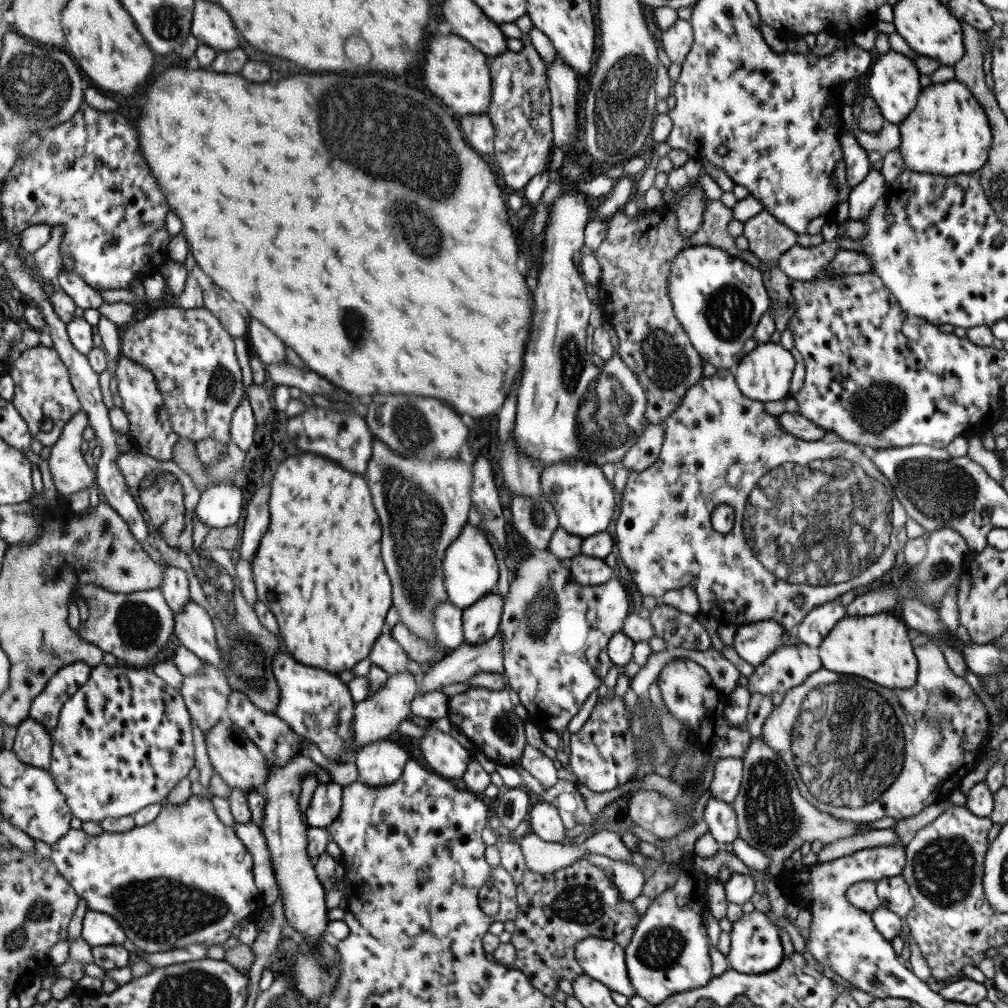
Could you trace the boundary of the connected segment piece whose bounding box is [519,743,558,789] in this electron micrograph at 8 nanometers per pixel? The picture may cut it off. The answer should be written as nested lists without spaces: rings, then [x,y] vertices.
[[[528,743],[522,750],[519,763],[521,768],[527,770],[544,789],[551,788],[558,781],[557,769],[551,758],[543,755],[541,751],[531,747]]]

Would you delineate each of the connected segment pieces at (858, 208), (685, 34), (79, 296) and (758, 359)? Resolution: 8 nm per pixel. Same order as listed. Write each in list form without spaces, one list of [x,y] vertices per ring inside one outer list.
[[[877,167],[865,175],[865,179],[853,187],[847,196],[849,220],[862,221],[868,215],[870,206],[883,196],[888,188]]]
[[[678,18],[657,37],[669,62],[680,66],[692,44],[692,28],[688,20]]]
[[[60,269],[58,275],[53,279],[55,288],[63,291],[79,308],[97,308],[103,303],[103,299],[96,290],[87,286],[79,275],[69,274],[64,269]]]
[[[773,340],[764,343],[756,343],[754,348],[743,355],[732,368],[734,381],[739,392],[759,402],[779,401],[789,396],[789,380],[794,369],[794,358],[788,350],[781,347]]]

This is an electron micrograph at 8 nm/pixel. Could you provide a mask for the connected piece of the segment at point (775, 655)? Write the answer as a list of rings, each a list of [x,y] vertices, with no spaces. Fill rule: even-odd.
[[[805,646],[779,647],[749,674],[745,688],[750,694],[784,694],[819,668],[822,668],[821,662],[805,652]]]

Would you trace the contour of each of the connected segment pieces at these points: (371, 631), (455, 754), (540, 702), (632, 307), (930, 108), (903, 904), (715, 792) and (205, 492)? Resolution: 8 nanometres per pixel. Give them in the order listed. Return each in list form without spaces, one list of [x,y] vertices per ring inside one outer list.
[[[301,452],[301,456],[299,454],[293,455],[279,463],[270,479],[269,486],[269,528],[263,534],[263,538],[259,542],[259,548],[250,564],[257,601],[261,602],[273,614],[279,629],[283,649],[293,656],[297,663],[322,669],[331,675],[338,676],[342,671],[351,670],[355,664],[368,656],[375,639],[383,630],[385,615],[391,608],[391,584],[389,577],[383,570],[383,562],[379,558],[381,525],[379,525],[377,513],[371,504],[366,479],[363,478],[363,474],[359,475],[357,473],[357,476],[355,476],[355,472],[347,472],[347,469],[341,468],[336,462],[327,458]]]
[[[428,723],[420,738],[419,748],[423,760],[430,770],[441,777],[461,778],[467,763],[474,759],[449,733],[443,733]]]
[[[548,551],[545,558],[533,556],[531,553],[523,556],[523,558],[515,564],[513,573],[515,576],[513,576],[511,584],[508,584],[507,594],[502,597],[503,611],[501,611],[498,624],[498,632],[502,634],[503,671],[501,674],[505,676],[507,689],[517,693],[519,702],[521,706],[525,708],[526,714],[529,714],[529,718],[531,718],[533,722],[537,722],[537,726],[547,726],[547,722],[551,720],[551,730],[559,730],[559,735],[561,736],[561,730],[566,732],[567,722],[571,720],[572,716],[577,714],[577,710],[581,708],[581,704],[583,704],[585,698],[589,696],[592,690],[597,689],[603,682],[607,671],[613,666],[609,658],[607,658],[605,647],[607,646],[609,637],[622,627],[624,618],[628,615],[631,607],[627,604],[627,594],[617,577],[611,578],[601,585],[586,586],[575,584],[575,581],[572,581],[570,578],[571,574],[569,574],[569,570],[567,570],[566,563],[560,562]]]
[[[707,199],[704,202],[699,228],[692,235],[682,237],[678,231],[676,214],[670,209],[644,211],[641,219],[635,219],[635,221],[617,210],[607,220],[607,234],[593,251],[601,269],[600,281],[597,284],[599,288],[598,304],[602,310],[604,321],[613,328],[617,336],[615,355],[637,377],[639,386],[642,388],[647,402],[644,417],[649,423],[663,425],[666,416],[675,410],[685,391],[702,378],[702,358],[692,347],[688,336],[675,319],[670,300],[667,298],[666,280],[671,261],[679,251],[688,246],[709,245],[723,249],[728,255],[740,260],[749,258],[747,262],[751,264],[752,252],[738,250],[735,247],[735,239],[725,230],[730,220],[732,220],[730,208],[725,207],[719,199]]]
[[[955,80],[925,87],[915,107],[898,125],[898,152],[904,165],[913,172],[953,176],[977,171],[986,163],[991,128],[971,91]]]
[[[899,874],[894,877],[876,880],[874,883],[876,884],[875,894],[879,899],[880,905],[905,920],[907,912],[913,906],[913,899],[903,876]]]
[[[738,758],[719,759],[714,762],[712,781],[708,786],[710,796],[716,800],[734,804],[742,779],[742,760]]]
[[[215,483],[200,490],[194,513],[208,528],[235,525],[241,516],[243,496],[240,486]]]

